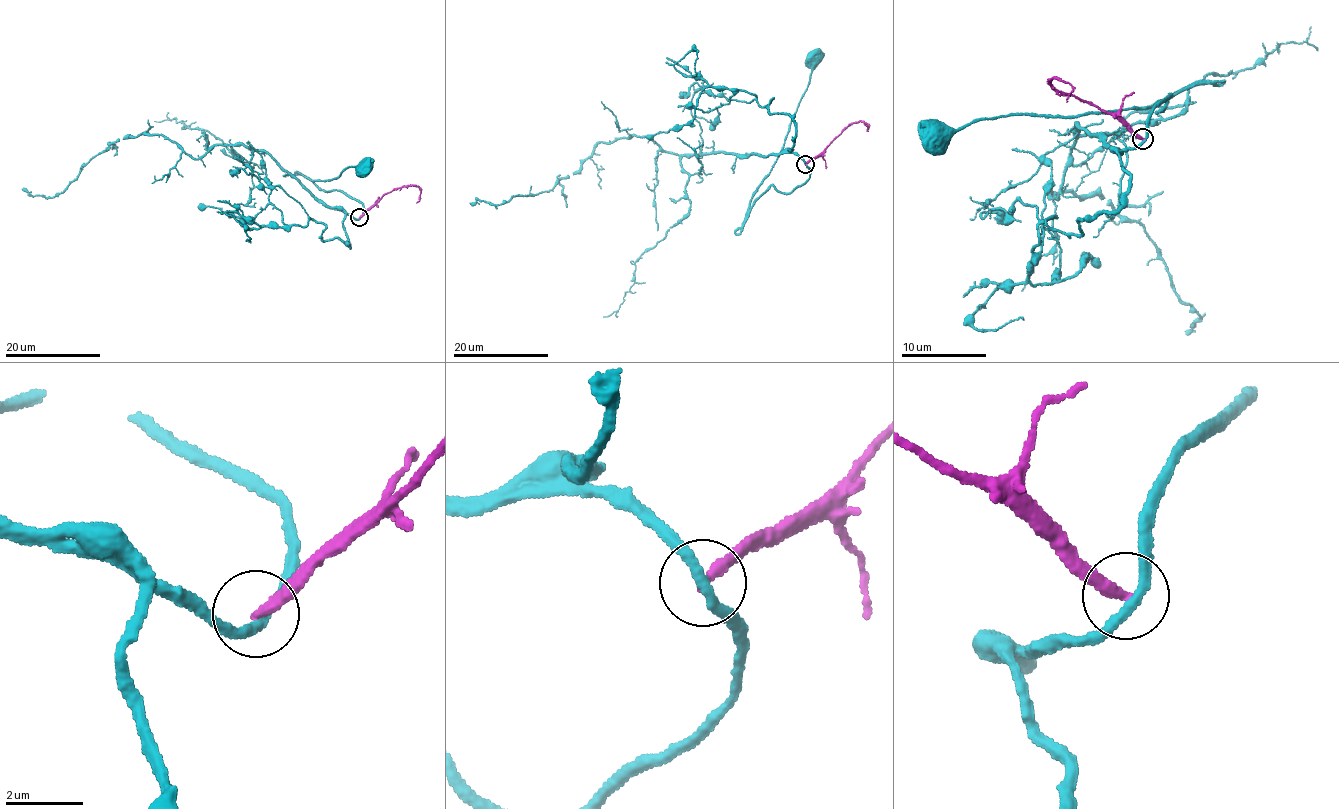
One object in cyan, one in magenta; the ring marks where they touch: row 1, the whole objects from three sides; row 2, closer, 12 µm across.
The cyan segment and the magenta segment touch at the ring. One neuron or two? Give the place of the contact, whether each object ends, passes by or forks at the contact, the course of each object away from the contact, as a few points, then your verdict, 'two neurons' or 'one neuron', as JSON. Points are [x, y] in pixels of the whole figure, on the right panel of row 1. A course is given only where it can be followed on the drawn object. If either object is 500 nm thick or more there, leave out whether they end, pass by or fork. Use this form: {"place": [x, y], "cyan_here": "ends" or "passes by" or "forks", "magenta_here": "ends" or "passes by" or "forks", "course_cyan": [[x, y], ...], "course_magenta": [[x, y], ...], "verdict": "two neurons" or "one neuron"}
{"place": [1143, 138], "cyan_here": "passes by", "magenta_here": "ends", "course_cyan": [[1143, 139], [1149, 112], [1180, 92], [1079, 116], [1002, 115], [935, 138]], "course_magenta": [[1143, 139], [1134, 136], [1113, 115], [1052, 86], [1049, 79], [1064, 80], [1072, 86], [1066, 103]], "verdict": "two neurons"}

